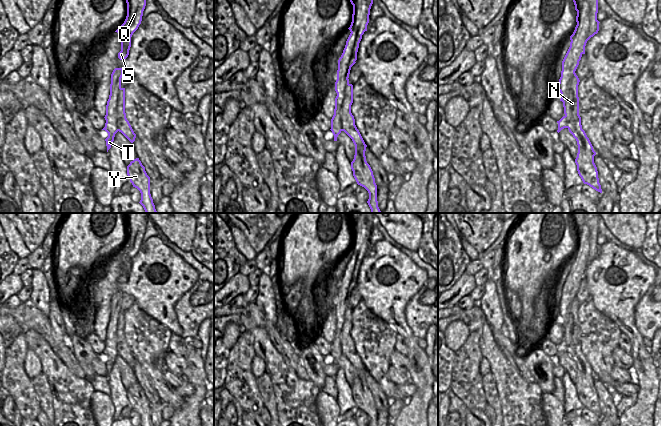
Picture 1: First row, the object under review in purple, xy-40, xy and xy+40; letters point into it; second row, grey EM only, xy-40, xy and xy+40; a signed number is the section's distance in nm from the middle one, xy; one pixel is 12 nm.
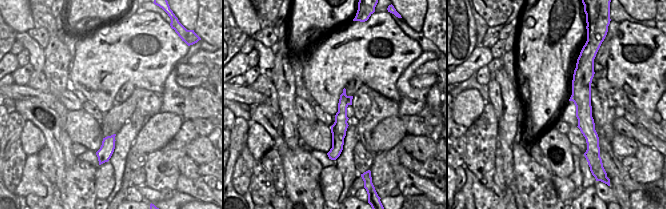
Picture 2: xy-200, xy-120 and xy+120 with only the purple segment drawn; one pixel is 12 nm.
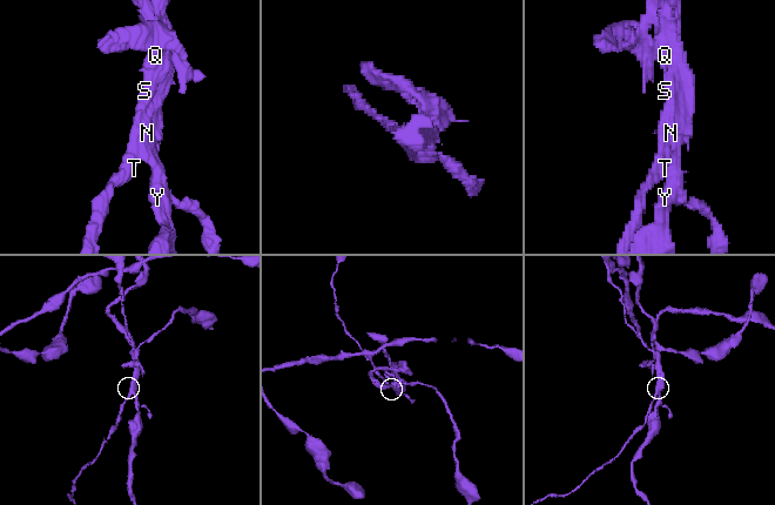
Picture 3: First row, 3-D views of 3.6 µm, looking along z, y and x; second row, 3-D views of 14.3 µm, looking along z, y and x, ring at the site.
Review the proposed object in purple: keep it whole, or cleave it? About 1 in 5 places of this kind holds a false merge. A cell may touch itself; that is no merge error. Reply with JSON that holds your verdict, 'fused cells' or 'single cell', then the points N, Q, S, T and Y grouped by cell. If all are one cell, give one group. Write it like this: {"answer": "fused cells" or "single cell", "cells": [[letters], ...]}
{"answer": "fused cells", "cells": [["N", "Y"], ["Q", "S", "T"]]}

